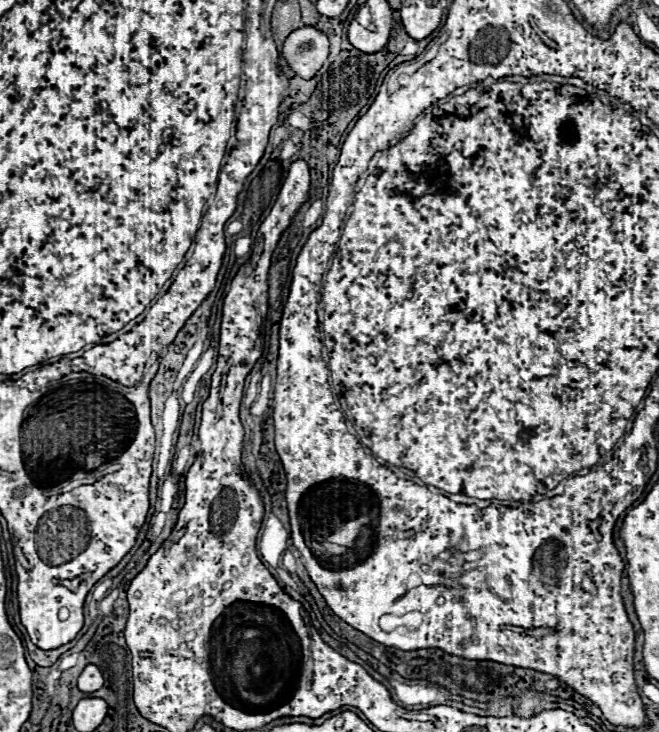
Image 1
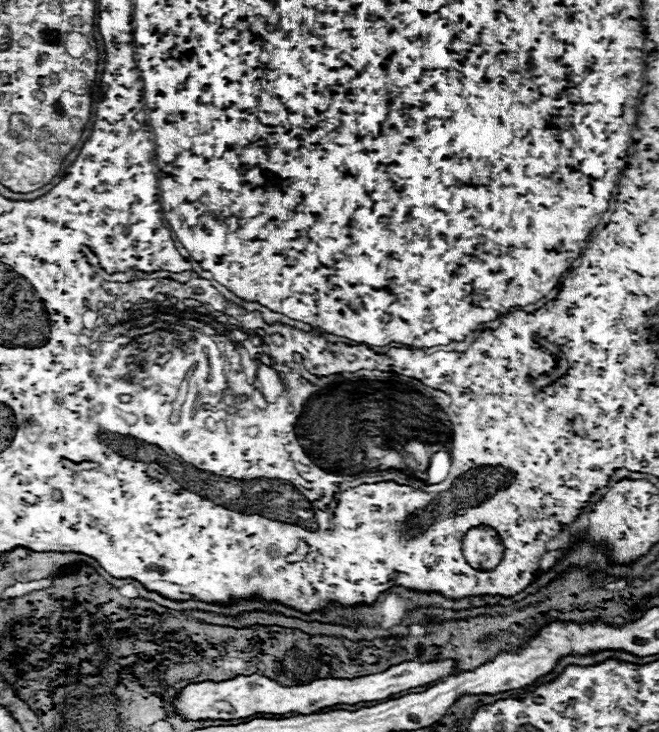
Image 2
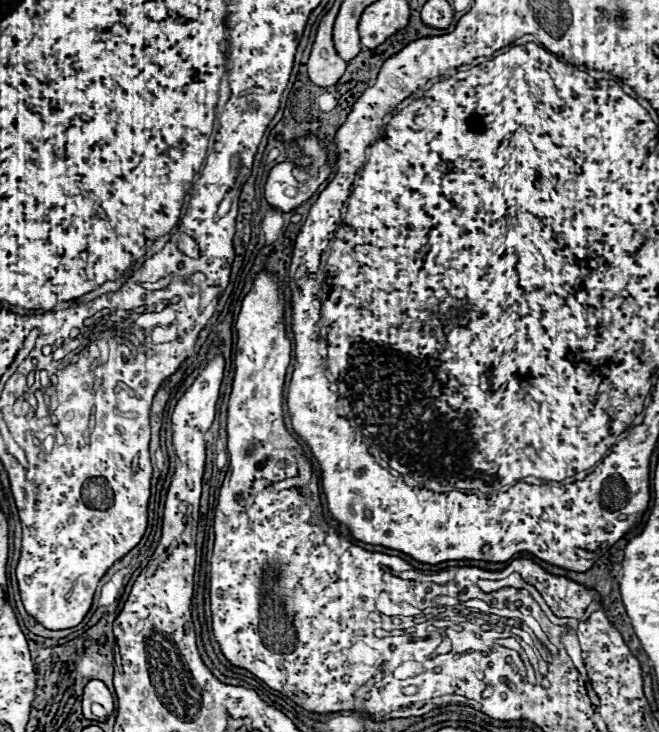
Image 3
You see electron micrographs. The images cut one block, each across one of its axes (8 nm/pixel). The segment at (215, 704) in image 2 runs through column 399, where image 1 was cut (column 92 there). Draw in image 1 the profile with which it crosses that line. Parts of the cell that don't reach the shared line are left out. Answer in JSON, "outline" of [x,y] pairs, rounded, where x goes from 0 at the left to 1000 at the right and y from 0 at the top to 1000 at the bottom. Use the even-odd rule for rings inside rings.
{"outline":[[[134,907],[134,910],[127,913],[127,918],[121,921],[121,926],[118,926],[118,940],[121,940],[124,945],[146,945],[146,943],[155,940],[155,934],[158,934],[155,918],[152,918],[149,910],[143,910],[143,907]]]}

